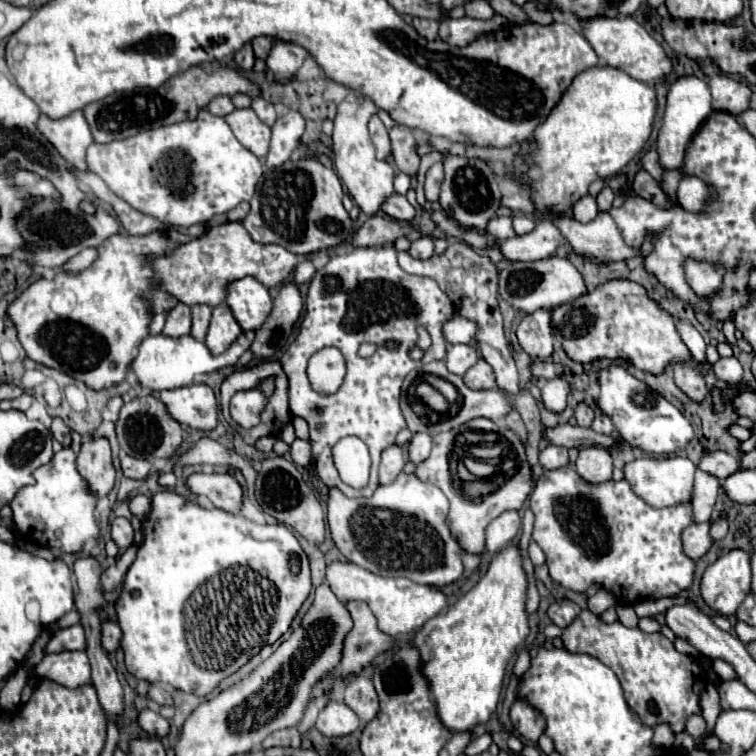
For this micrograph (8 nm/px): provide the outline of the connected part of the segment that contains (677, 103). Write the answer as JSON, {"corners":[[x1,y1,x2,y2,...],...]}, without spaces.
{"corners":[[684,75,678,77,668,87,664,121,658,133,658,153,662,169,680,169,680,157,684,157,684,145,688,145,688,137,696,133,696,129,704,123,704,117,708,117,708,113,712,113,712,97,708,83,704,79,696,75]]}

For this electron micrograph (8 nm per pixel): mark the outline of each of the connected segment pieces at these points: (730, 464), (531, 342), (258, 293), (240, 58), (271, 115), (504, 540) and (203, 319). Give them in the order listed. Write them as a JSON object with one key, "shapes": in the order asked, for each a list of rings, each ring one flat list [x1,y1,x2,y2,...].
{"shapes":[[[712,451,710,455,704,455,704,457,702,457,702,461,700,461,698,467,700,467,702,471,710,473,712,477,724,479,724,477,728,477,730,473,736,471,736,463,738,463,736,457,724,453,724,451]],[[538,309,526,315,518,325,518,343,530,355,538,359,548,359,554,351,552,335,552,309]],[[242,277,226,287,226,303,244,331,258,329,272,311,268,289,254,277]],[[248,43,248,45,244,45,244,47,234,55,234,59,236,59,236,63,238,63,238,67,240,67,240,69,244,69,244,71,252,69,252,65,254,65,252,45,250,45,250,43]],[[254,97,252,99,252,109,260,117,260,121,264,121,268,127,272,127,272,123,276,121,276,111,274,111,274,105,270,101,264,101,262,97]],[[516,509,500,513,486,529,486,549,490,553,500,551,504,545,512,541,512,537,516,537,520,525,522,525,522,519]],[[192,305,192,331,190,331,190,335,196,341,204,341,204,337,208,333,208,325,210,325,210,315,212,315,210,305]]]}

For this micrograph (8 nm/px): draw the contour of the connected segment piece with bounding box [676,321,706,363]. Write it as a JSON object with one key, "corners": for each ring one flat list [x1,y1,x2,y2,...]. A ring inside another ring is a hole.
{"corners":[[676,321,676,325,678,325,678,331,680,331,684,343,686,343,688,349,692,351,692,357,694,357,698,363,706,363,706,343,704,343,702,335,700,335,692,325,688,325,688,323,684,323,684,321]]}

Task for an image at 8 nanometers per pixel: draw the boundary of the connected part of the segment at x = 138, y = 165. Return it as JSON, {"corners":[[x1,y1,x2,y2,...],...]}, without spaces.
{"corners":[[202,109,198,117,192,121,182,121,168,127,156,127,150,131,140,131,134,137,112,141,106,145,92,143,86,153,86,163,92,173,100,175,102,181,118,197,128,201,134,209,178,227,206,223,214,215,228,213,238,203,250,201,254,193,254,185,262,175,262,165,258,157,234,137,232,129,222,117,208,113,208,109]]}

